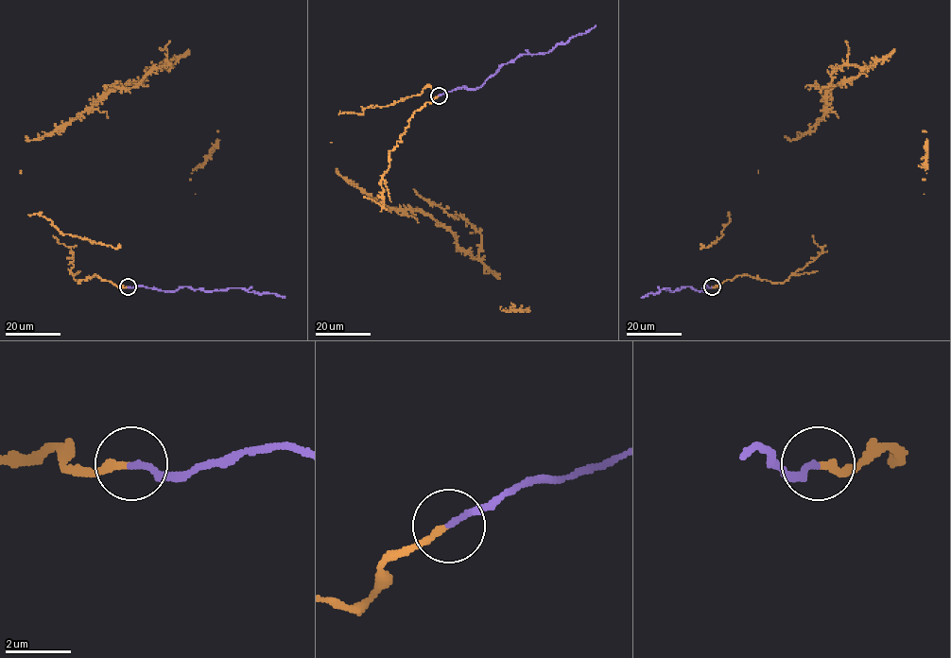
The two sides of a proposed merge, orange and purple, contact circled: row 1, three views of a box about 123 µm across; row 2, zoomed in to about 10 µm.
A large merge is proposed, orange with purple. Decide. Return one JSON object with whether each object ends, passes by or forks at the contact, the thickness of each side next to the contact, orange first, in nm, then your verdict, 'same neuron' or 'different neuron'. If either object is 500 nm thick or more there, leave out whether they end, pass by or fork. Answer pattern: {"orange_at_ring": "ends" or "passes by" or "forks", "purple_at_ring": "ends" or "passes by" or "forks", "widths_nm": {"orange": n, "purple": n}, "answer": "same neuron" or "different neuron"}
{"orange_at_ring": "ends", "purple_at_ring": "ends", "widths_nm": {"orange": 220, "purple": 180}, "answer": "different neuron"}

